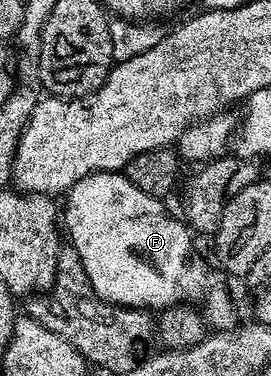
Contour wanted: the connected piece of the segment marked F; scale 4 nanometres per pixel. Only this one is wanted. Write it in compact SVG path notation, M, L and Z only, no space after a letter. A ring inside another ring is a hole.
M120 171L91 173L89 177L83 177L68 190L66 200L68 206L65 209L63 206L62 221L66 226L67 236L68 233L72 236L72 245L80 256L80 265L92 284L91 292L99 300L145 311L159 311L169 309L171 305L204 301L202 313L213 330L231 330L237 327L236 309L232 306L223 283L212 274L211 267L202 258L196 257L192 250L193 234L189 226L183 220L175 221L164 210L163 200L146 195L146 191L138 191L138 187L134 187L134 183L130 183Z

